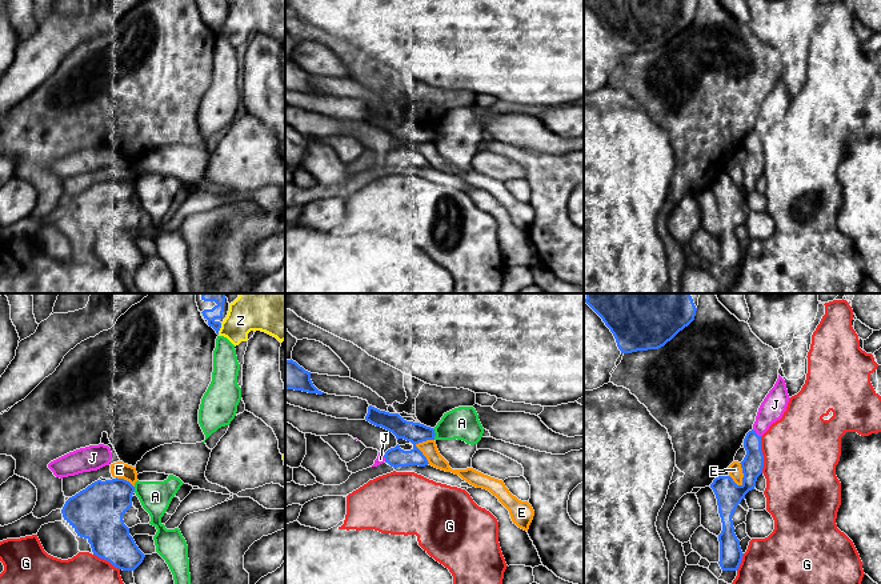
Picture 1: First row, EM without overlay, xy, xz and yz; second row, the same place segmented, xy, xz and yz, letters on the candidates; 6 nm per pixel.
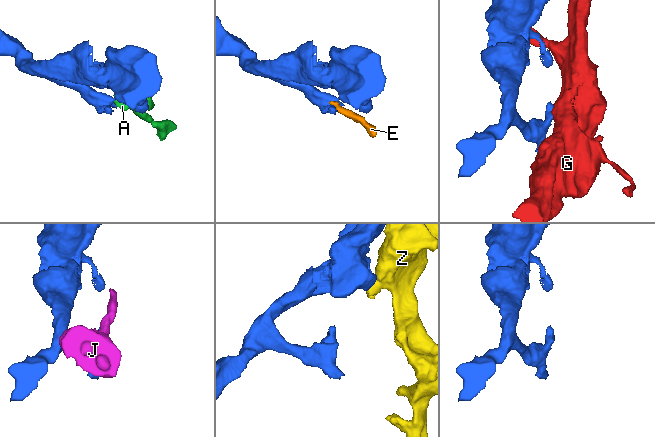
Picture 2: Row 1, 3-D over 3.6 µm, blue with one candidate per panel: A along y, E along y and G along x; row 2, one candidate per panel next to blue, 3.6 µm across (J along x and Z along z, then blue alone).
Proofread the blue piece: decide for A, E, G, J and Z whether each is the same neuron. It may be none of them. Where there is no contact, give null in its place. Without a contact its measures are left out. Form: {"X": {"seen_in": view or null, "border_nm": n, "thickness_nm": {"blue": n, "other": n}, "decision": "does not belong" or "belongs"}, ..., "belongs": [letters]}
{"A": {"seen_in": "xz", "border_nm": 70, "thickness_nm": {"blue": 130, "other": 200}, "decision": "does not belong"}, "E": {"seen_in": "xz", "border_nm": 160, "thickness_nm": {"blue": 130, "other": 100}, "decision": "does not belong"}, "G": {"seen_in": "yz", "border_nm": 220, "thickness_nm": {"blue": 130, "other": 460}, "decision": "does not belong"}, "J": {"seen_in": "yz", "border_nm": 70, "thickness_nm": {"blue": 130, "other": 150}, "decision": "does not belong"}, "Z": {"seen_in": "xy", "border_nm": 80, "thickness_nm": {"blue": 100, "other": 260}, "decision": "does not belong"}, "belongs": []}

